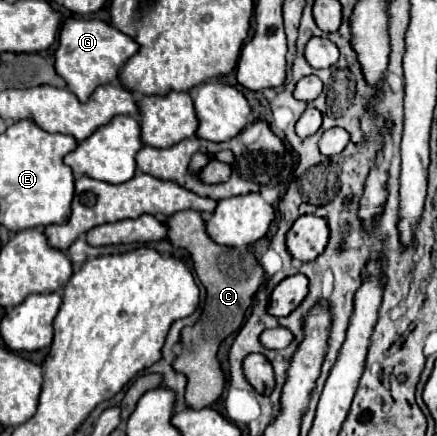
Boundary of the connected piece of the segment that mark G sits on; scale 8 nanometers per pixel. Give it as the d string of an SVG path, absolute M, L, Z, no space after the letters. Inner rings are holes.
M67 18L59 32L59 48L55 52L55 70L67 82L69 90L81 100L89 100L97 86L115 82L119 78L119 70L123 64L139 52L139 44L125 36L115 26L103 20L83 20L83 18Z

